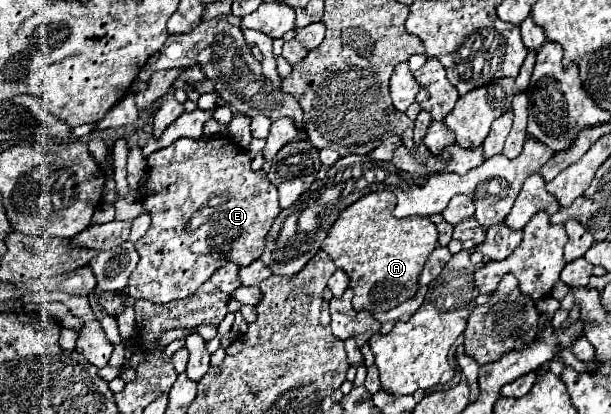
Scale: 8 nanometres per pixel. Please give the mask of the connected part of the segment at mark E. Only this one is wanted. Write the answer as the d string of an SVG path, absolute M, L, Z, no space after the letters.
M181 138L167 148L153 152L147 162L149 176L139 188L139 198L143 200L143 208L151 214L151 226L135 244L141 260L128 280L127 294L131 298L143 298L157 304L181 300L191 296L203 282L211 278L215 270L225 266L225 262L249 266L263 254L267 234L281 208L277 202L277 188L263 172L251 170L247 152L221 138Z

